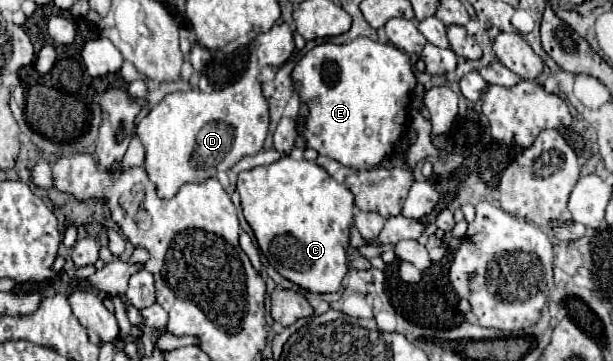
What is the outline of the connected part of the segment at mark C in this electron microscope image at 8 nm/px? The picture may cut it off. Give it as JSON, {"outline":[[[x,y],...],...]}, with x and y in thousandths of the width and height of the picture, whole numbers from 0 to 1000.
{"outline":[[[468,429],[442,457],[393,474],[387,529],[393,540],[396,596],[416,645],[423,690],[465,773],[507,812],[543,812],[553,801],[553,784],[566,756],[563,684],[569,679],[569,629],[576,618],[576,535],[563,512],[550,507],[517,452]]]}

